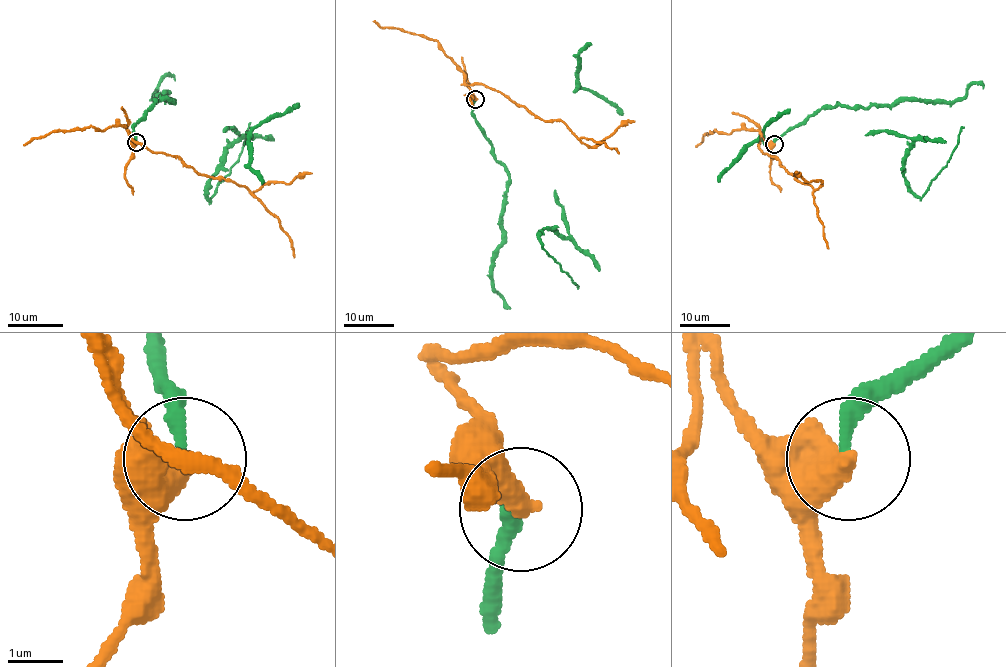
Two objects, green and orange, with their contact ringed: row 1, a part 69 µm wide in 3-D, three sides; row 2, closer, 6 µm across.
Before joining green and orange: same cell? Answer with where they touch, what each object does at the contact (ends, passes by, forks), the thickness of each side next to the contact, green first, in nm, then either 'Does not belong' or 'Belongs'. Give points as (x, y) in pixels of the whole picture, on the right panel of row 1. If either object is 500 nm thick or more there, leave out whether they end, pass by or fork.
Place: (774, 144). Thickness 240 nm (green) against 550 nm. Does not belong

